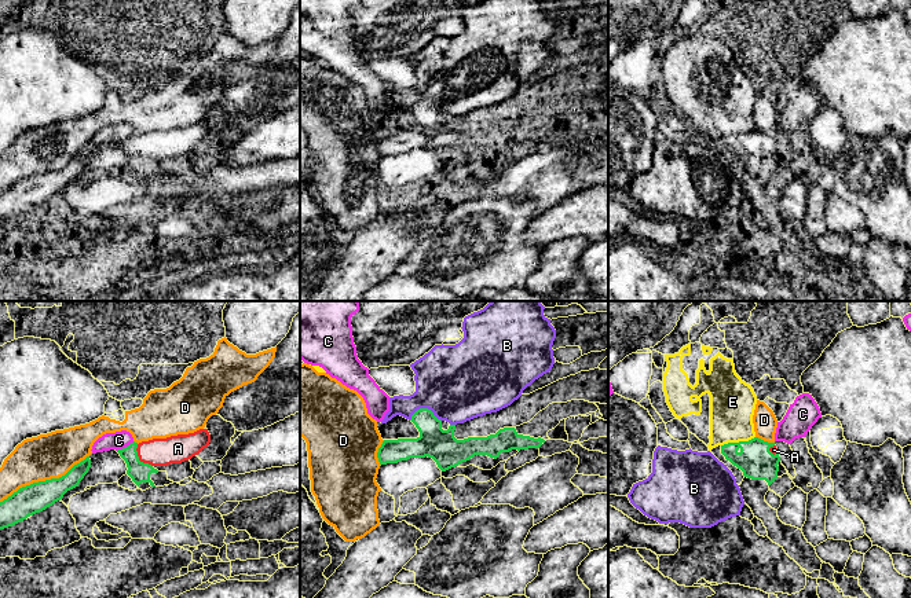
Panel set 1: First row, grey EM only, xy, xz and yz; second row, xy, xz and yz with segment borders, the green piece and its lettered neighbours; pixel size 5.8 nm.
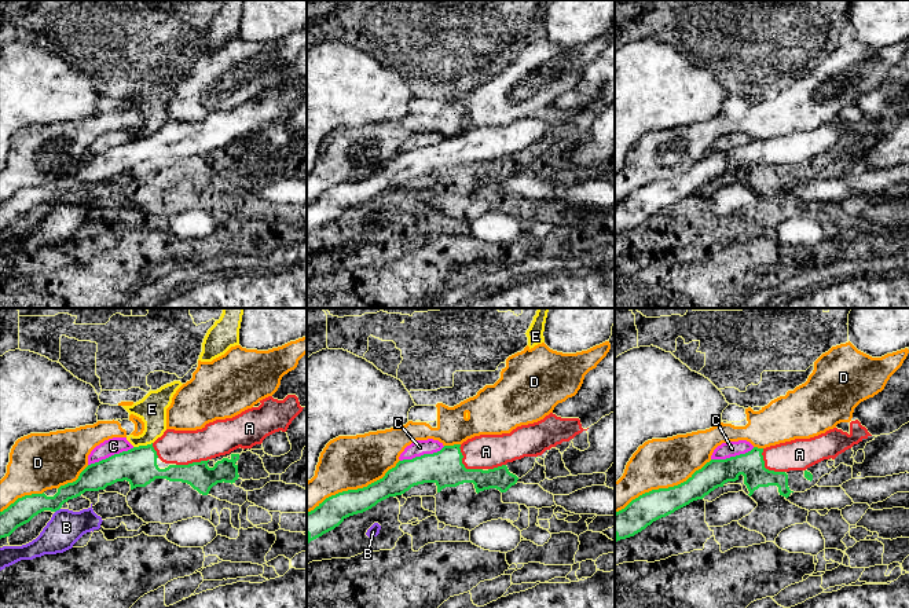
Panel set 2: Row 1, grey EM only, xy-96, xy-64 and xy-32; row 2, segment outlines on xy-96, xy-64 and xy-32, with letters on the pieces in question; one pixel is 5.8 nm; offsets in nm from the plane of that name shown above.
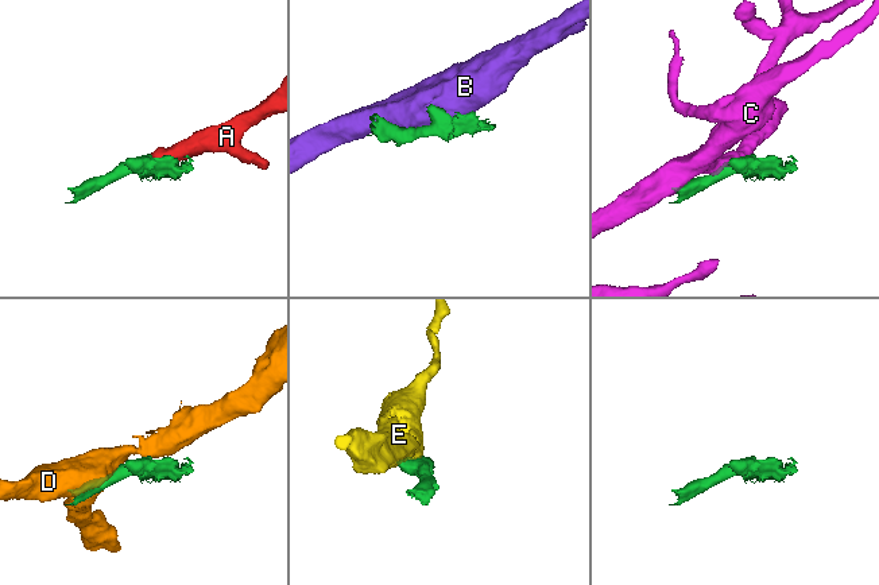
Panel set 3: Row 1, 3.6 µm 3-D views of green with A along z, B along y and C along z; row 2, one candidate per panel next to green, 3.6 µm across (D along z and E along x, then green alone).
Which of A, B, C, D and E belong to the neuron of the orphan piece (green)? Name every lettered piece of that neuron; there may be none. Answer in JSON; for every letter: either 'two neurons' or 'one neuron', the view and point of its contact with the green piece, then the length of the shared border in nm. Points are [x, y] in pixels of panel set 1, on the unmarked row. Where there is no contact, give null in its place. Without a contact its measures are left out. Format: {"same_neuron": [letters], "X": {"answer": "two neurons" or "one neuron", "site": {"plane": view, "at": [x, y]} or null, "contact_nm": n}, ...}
{"same_neuron": ["A"], "A": {"answer": "one neuron", "site": {"plane": "xy", "at": [138, 150]}, "contact_nm": 160}, "B": {"answer": "two neurons", "site": {"plane": "xz", "at": [424, 101]}, "contact_nm": 190}, "C": {"answer": "two neurons", "site": {"plane": "xy", "at": [125, 139]}, "contact_nm": 120}, "D": {"answer": "two neurons", "site": {"plane": "xy", "at": [46, 172]}, "contact_nm": 600}, "E": {"answer": "two neurons", "site": {"plane": "yz", "at": [739, 134]}, "contact_nm": 200}}

